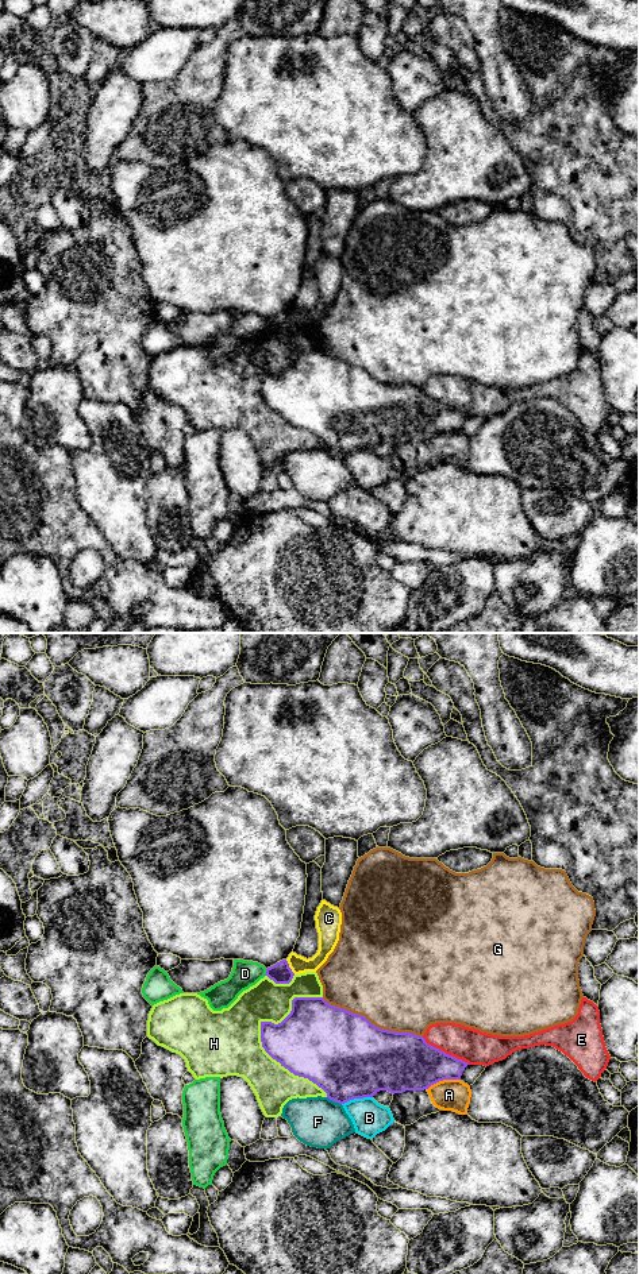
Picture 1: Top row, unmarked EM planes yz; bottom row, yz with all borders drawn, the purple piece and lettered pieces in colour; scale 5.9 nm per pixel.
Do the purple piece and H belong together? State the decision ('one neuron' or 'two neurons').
two neurons

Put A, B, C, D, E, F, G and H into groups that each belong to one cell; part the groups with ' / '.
A / B / C / D / E / F / G / H

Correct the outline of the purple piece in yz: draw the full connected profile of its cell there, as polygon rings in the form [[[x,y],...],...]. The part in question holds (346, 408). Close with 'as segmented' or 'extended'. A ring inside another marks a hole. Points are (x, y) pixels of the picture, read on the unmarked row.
[[[295,350],[290,366],[281,375],[261,374],[261,394],[265,404],[281,418],[295,428],[308,431],[322,440],[330,452],[339,456],[373,449],[380,443],[394,447],[424,443],[443,432],[461,432],[469,417],[428,397],[423,389],[378,381],[365,368],[331,358],[323,350]]]; as segmented

